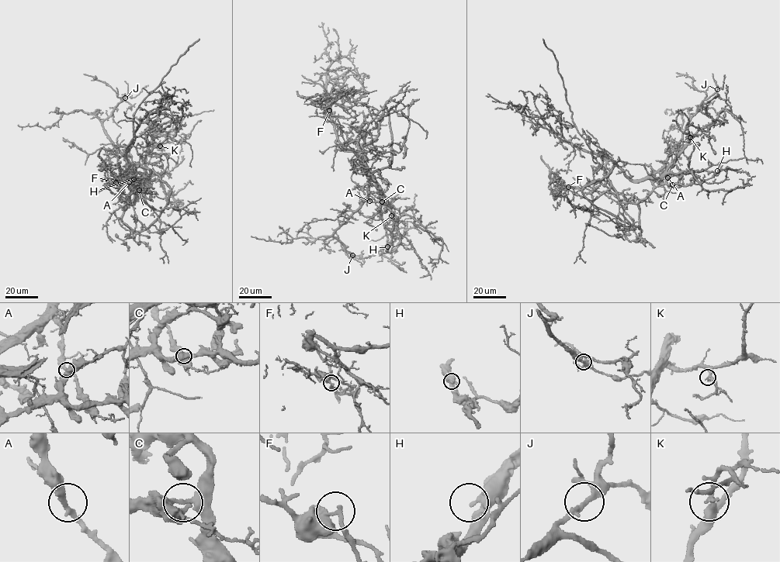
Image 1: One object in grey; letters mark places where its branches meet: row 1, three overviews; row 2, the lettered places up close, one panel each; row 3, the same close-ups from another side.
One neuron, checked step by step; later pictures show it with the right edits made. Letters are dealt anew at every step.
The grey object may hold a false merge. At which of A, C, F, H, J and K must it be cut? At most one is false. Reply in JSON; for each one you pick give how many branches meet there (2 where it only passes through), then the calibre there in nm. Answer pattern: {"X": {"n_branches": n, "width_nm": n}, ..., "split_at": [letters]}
{"F": {"n_branches": 2, "width_nm": 240}, "split_at": ["F"]}

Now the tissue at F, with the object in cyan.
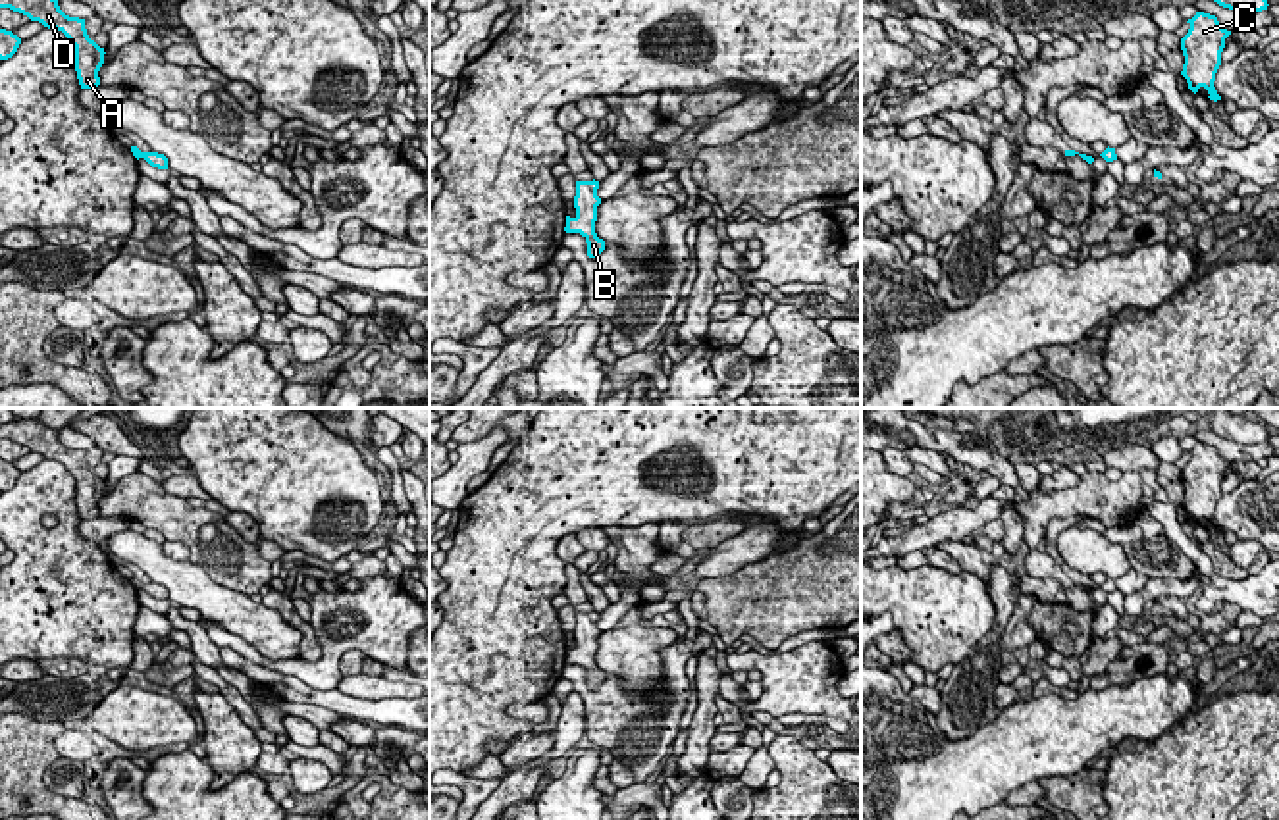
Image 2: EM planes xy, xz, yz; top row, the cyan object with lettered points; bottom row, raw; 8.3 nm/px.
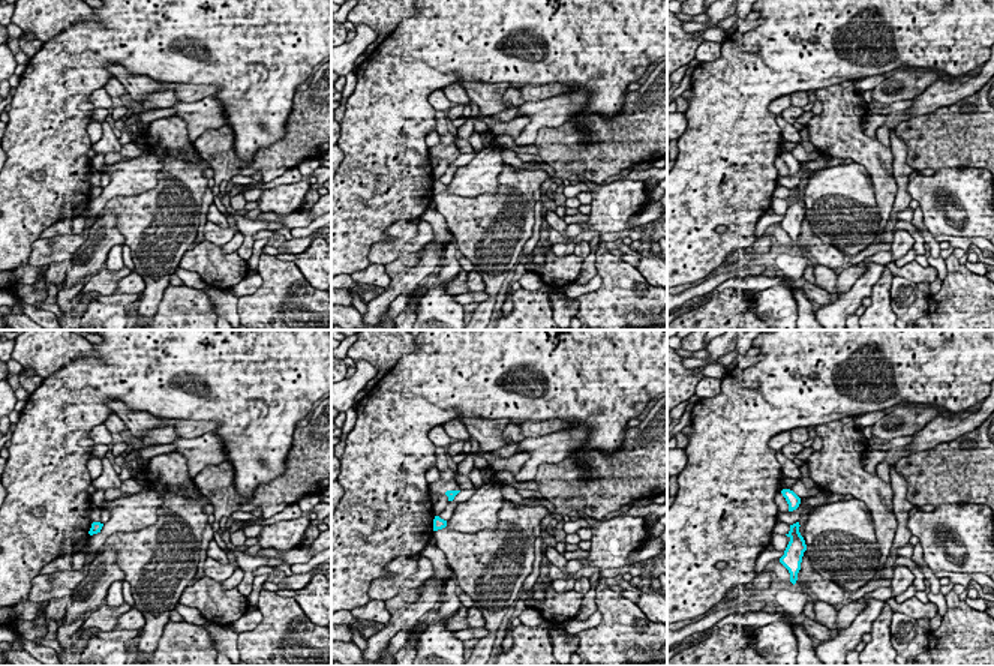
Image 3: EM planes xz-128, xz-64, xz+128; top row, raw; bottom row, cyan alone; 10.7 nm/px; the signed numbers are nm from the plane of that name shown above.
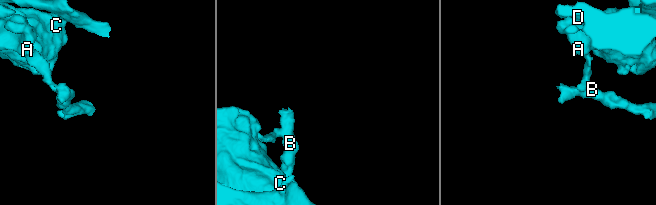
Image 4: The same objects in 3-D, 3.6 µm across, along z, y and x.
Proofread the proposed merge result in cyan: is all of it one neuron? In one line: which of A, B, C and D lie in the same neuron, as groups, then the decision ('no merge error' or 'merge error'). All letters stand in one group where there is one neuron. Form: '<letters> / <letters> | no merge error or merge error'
A C D / B | merge error

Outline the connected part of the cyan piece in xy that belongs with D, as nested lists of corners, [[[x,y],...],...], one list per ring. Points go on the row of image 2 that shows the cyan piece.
[[[0,0],[0,8],[10,8],[27,15],[31,21],[62,31],[75,46],[75,71],[81,89],[94,89],[100,85],[98,71],[106,52],[89,38],[85,19],[65,15],[58,0]]]

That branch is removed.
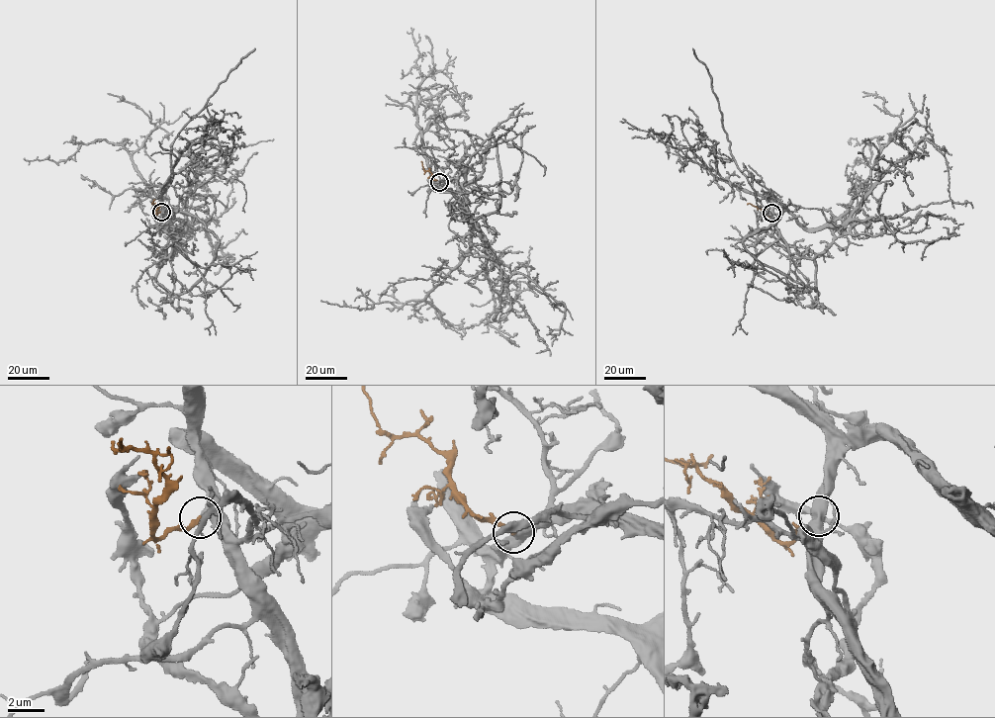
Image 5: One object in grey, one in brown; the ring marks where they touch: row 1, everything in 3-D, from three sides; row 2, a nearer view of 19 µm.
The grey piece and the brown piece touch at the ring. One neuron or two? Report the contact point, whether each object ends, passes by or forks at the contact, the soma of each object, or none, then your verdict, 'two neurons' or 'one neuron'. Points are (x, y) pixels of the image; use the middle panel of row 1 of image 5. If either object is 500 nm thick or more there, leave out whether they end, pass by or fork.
at (439, 182); grey ends there; brown ends there; no cell body on grey; no cell body on brown; one neuron

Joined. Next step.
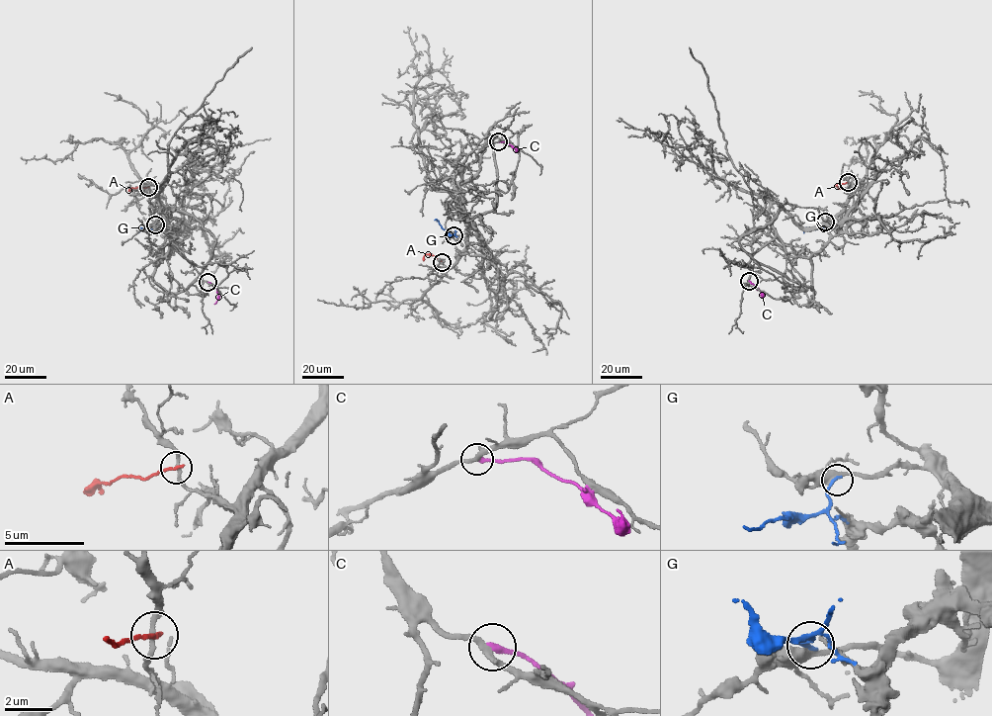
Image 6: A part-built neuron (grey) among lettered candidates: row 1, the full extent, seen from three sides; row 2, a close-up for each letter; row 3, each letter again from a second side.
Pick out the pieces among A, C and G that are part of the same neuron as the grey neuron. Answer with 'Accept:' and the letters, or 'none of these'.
Accept: none of these

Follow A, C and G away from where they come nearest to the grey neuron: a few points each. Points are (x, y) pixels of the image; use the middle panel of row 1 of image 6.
A: (442, 261), (435, 255), (426, 254), (423, 260)
C: (498, 141), (505, 141), (515, 151)
G: (454, 235), (434, 220)

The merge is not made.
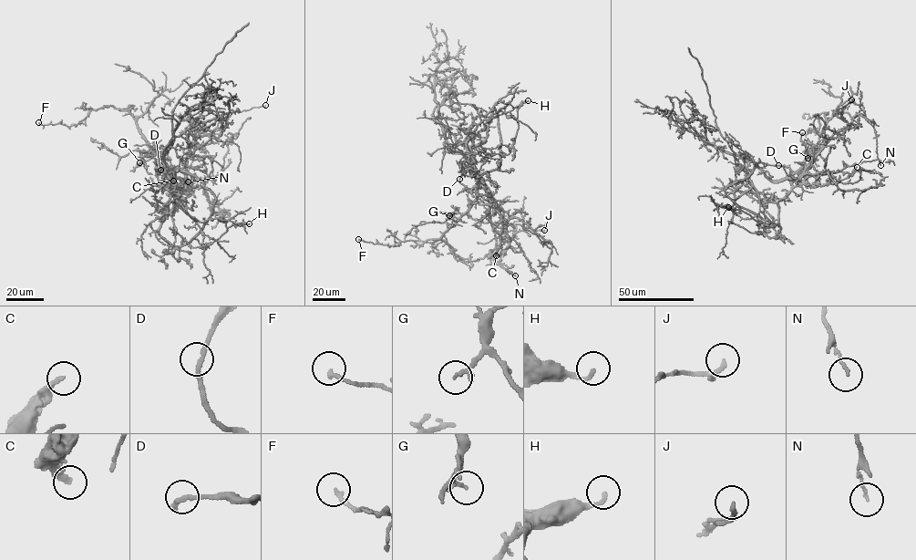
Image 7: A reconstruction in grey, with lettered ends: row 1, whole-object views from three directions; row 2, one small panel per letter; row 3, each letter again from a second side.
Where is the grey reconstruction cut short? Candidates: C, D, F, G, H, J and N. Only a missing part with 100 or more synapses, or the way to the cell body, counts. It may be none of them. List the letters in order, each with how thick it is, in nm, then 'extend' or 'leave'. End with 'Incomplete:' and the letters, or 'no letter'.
C: calibre 280 nm; leave
D: calibre 170 nm; leave
F: calibre 180 nm; leave
G: calibre 90 nm; leave
H: calibre 180 nm; leave
J: calibre 130 nm; leave
N: calibre 100 nm; leave
Incomplete: no letter

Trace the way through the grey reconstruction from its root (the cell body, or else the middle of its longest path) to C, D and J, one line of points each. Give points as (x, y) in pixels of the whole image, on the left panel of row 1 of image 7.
C: (170, 189), (182, 190), (175, 194), (185, 202), (179, 198), (173, 181)
D: (170, 189), (173, 173), (166, 171), (167, 169), (160, 170)
J: (170, 189), (184, 187), (186, 158), (195, 139), (209, 135), (225, 125), (226, 117), (232, 112), (265, 105)

